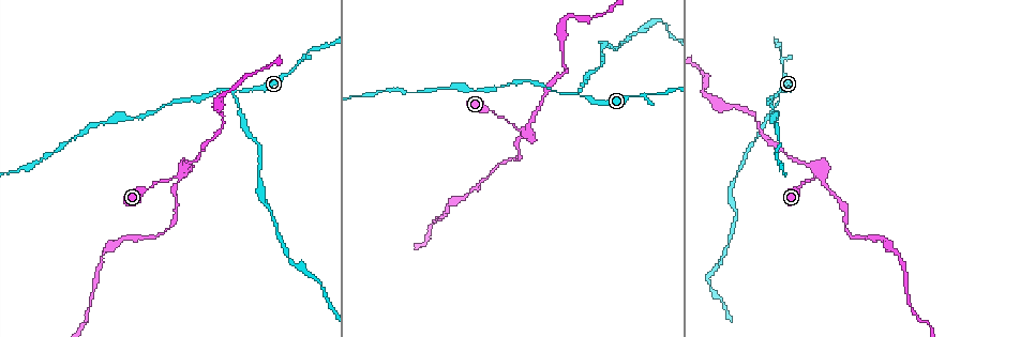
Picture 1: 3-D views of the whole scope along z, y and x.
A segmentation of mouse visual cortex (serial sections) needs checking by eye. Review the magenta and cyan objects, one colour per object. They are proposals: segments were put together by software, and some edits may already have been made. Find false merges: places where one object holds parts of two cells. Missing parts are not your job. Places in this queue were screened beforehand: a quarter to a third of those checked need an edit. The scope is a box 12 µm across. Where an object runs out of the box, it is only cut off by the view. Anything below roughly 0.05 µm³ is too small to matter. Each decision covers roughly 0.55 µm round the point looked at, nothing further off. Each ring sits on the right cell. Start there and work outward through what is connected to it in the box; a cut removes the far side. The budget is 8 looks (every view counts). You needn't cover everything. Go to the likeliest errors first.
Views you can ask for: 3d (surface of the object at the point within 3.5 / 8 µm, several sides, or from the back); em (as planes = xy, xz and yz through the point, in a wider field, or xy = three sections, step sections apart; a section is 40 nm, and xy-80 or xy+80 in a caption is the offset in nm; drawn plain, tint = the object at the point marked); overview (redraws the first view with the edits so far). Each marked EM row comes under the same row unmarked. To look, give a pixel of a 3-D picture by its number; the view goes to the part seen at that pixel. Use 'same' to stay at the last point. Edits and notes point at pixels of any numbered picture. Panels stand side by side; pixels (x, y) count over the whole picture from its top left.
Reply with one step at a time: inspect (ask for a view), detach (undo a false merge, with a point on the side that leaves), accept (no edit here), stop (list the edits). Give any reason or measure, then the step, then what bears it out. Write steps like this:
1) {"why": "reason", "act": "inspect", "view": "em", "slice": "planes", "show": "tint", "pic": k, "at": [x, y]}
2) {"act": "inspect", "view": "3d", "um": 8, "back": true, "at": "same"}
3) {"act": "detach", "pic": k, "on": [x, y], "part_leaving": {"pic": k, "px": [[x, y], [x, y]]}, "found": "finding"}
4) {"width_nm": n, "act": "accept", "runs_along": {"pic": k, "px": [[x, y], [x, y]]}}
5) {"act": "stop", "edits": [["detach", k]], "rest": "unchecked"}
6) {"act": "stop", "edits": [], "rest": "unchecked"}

{"why": "calibre changes", "act": "inspect", "view": "3d", "um": 3.5, "pic": 1, "at": [783, 91]}

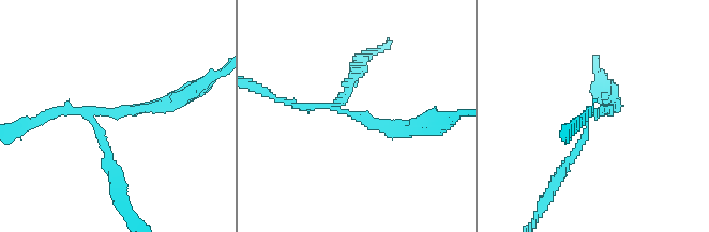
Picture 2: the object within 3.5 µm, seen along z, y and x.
{"arms": 3, "arm_widths_nm": [100, 150, 200], "why": "now the EM", "act": "inspect", "view": "em", "slice": "xy", "step": 5, "show": "tint", "pic": 2, "at": [341, 110]}

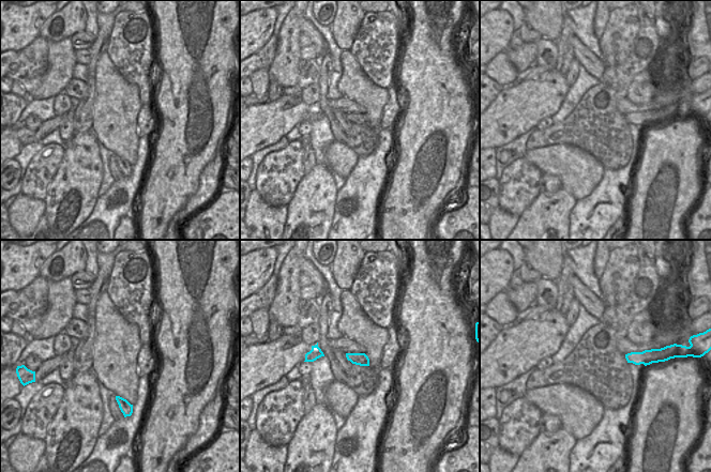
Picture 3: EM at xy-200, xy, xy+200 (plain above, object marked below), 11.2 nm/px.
{"width_nm": 140, "act": "detach", "pic": 2, "on": [574, 153], "part_leaving": {"pic": 2, "px": [[587, 123], [585, 140], [541, 209]]}, "found": "two cells meet here"}

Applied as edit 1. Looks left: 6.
{"why": "calibre changes", "act": "inspect", "view": "3d", "um": 3.5, "pic": 1, "at": [650, 93]}

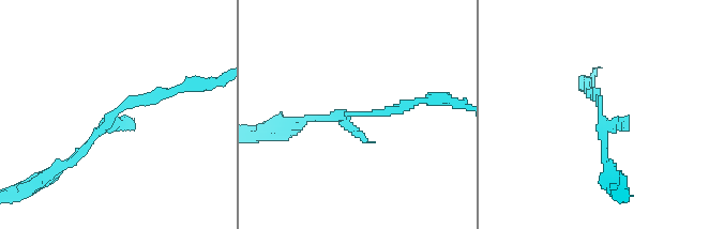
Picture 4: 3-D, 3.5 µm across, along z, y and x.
{"act": "inspect", "view": "em", "slice": "xy", "step": 1, "show": "tint", "pic": 4, "at": [601, 112]}

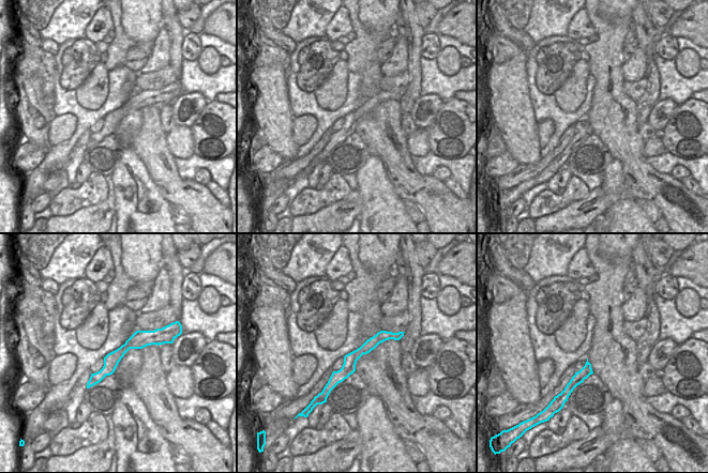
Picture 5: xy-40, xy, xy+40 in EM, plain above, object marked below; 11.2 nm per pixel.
{"act": "inspect", "view": "em", "slice": "xy", "step": 5, "show": "tint", "at": "same"}

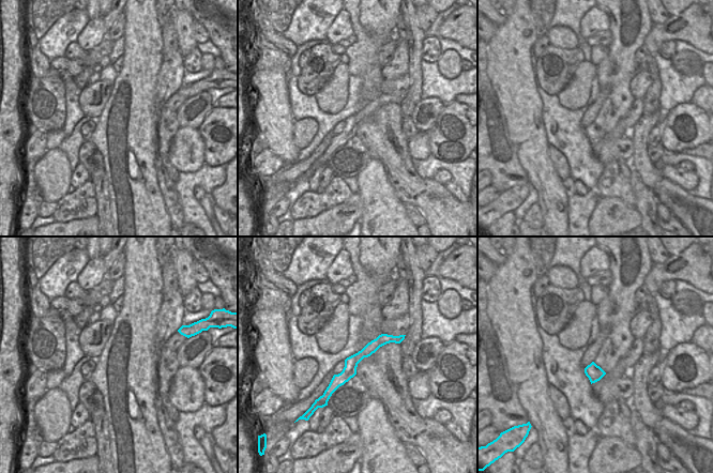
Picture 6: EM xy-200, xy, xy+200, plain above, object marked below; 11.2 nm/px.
{"arm_widths_nm": [150, 150], "act": "accept", "runs_along": {"pic": 4, "px": [[69, 161], [131, 102], [183, 89]]}, "found": "one cell here"}

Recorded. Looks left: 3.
{"why": "narrows sharply", "act": "inspect", "view": "3d", "um": 3.5, "pic": 1, "at": [817, 178]}

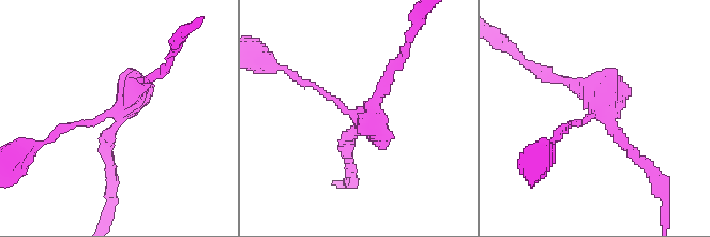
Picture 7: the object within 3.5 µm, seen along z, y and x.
{"arms": 3, "arm_widths_nm": [100, 150, 150], "why": "shape alone is not enough", "act": "inspect", "view": "em", "slice": "xy", "step": 1, "show": "tint", "pic": 7, "at": [597, 111]}

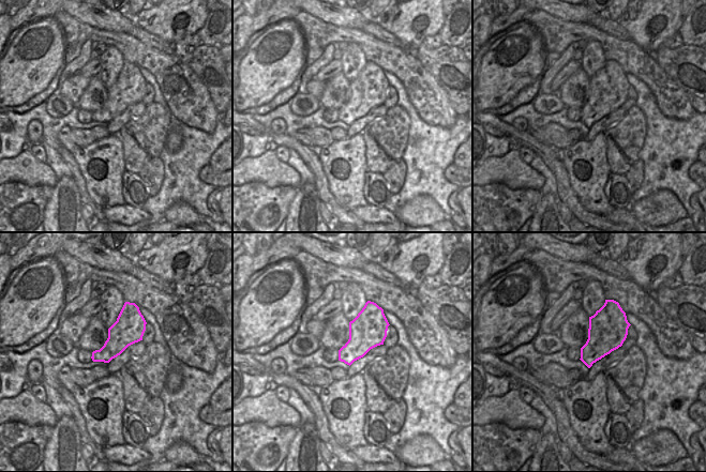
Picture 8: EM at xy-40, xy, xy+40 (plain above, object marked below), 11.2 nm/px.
{"act": "inspect", "view": "em", "slice": "xy", "step": 2, "show": "tint", "at": "same"}

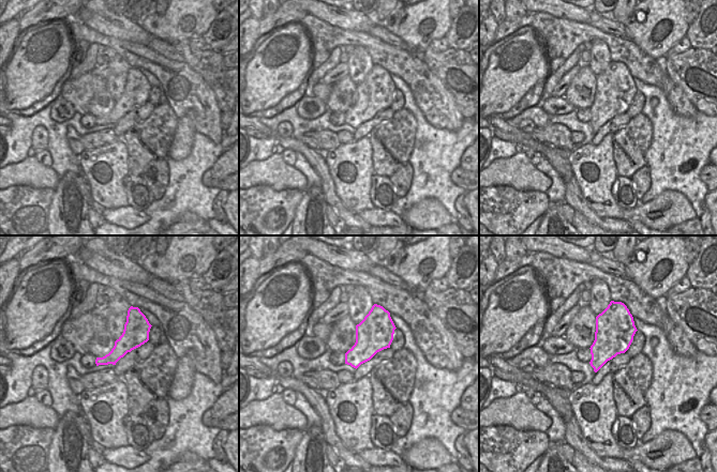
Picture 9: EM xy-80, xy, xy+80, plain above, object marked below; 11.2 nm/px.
{"width_nm": 360, "act": "accept", "runs_along": {"pic": 7, "px": [[58, 129], [115, 113], [144, 79]]}, "found": "continuous, no second cell"}

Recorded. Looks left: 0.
{"act": "stop", "edits": [["detach", 2]], "rest": "unchecked"}

